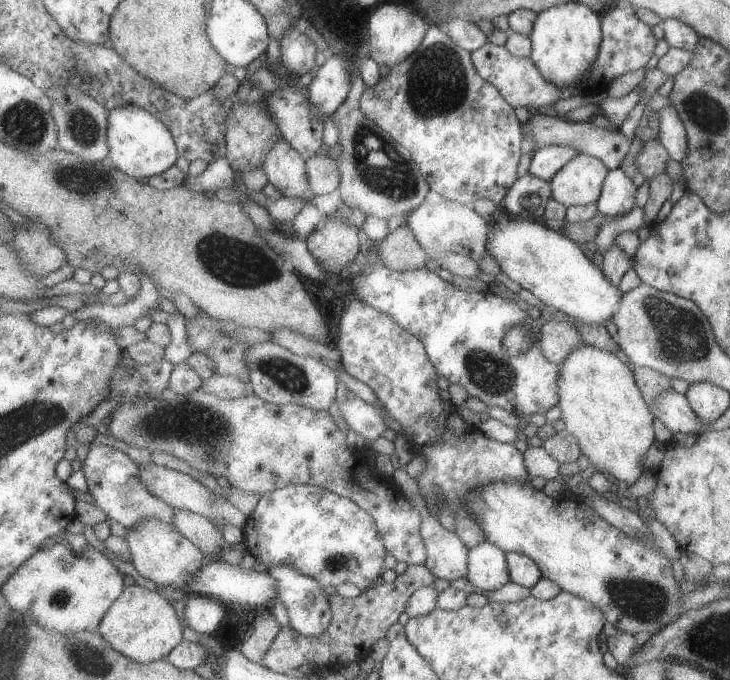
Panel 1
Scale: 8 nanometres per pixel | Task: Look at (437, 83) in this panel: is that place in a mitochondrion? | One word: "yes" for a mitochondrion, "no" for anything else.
yes

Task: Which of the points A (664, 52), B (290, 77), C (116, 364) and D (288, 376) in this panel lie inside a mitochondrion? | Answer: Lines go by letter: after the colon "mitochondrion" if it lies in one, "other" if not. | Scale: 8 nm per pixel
A: other
B: other
C: other
D: mitochondrion

